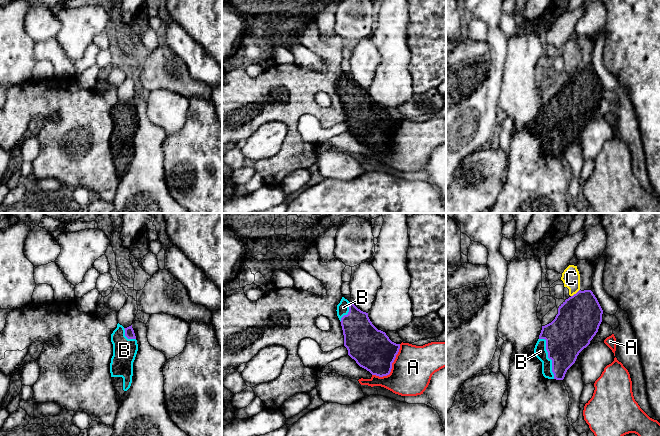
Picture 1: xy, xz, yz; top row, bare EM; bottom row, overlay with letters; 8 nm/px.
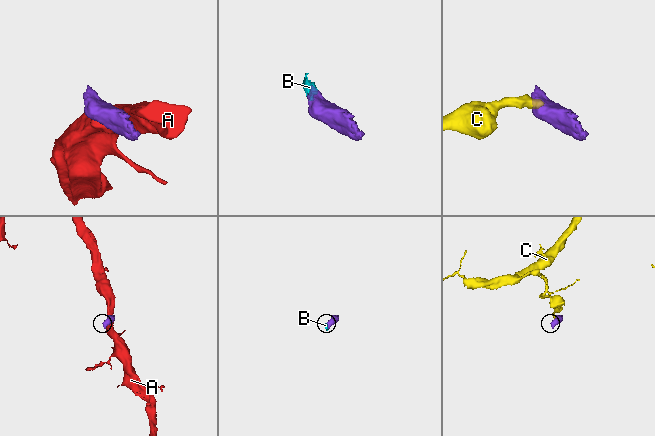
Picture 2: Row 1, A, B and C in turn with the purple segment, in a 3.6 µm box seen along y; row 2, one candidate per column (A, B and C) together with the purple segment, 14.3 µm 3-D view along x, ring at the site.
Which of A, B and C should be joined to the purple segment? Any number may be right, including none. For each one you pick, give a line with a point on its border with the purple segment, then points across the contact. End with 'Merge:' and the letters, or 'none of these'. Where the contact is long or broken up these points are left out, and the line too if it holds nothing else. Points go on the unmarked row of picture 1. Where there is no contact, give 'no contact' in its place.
B: yz (548, 132)
Merge: B

